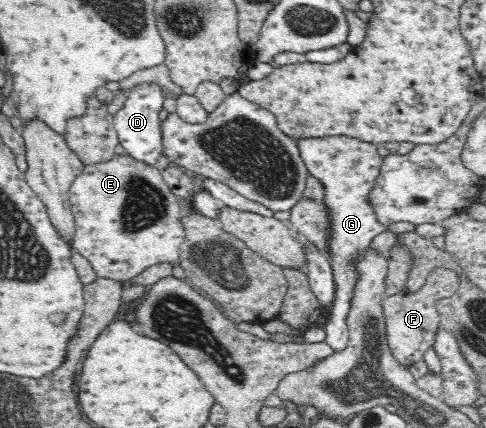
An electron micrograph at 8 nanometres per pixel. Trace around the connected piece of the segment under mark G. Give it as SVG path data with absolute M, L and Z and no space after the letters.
M320 137L305 138L297 142L302 160L309 174L320 179L325 190L325 203L331 212L331 239L329 240L329 262L332 265L336 283L336 296L331 310L331 319L325 324L325 341L334 352L340 352L348 346L349 334L346 314L350 310L352 286L358 275L352 267L352 258L368 248L372 239L382 234L387 228L378 222L374 209L368 203L368 192L372 191L376 178L379 178L383 157L378 154L374 143L364 142L359 138Z

